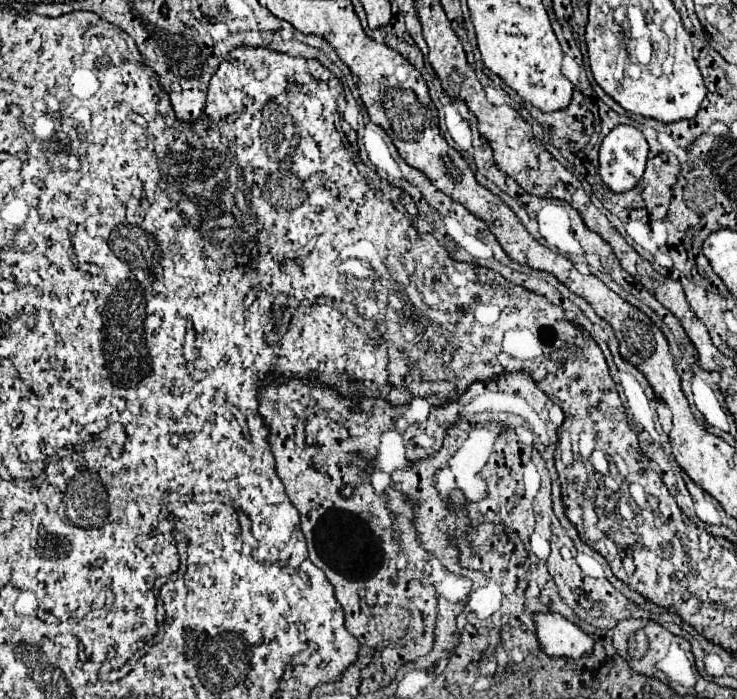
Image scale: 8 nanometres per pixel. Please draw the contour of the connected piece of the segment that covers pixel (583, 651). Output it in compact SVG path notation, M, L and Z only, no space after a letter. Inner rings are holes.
M536 612L532 616L536 638L544 654L552 658L582 658L594 650L594 640L574 622L558 612Z

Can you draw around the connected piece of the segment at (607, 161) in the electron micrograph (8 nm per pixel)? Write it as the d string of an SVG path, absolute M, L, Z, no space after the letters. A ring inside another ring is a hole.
M616 126L600 146L600 176L610 190L630 190L642 178L646 168L648 142L632 126Z

